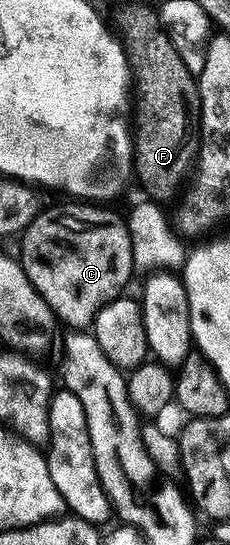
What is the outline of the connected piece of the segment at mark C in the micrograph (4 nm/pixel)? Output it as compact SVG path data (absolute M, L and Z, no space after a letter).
M65 201L62 207L49 207L38 211L25 230L20 232L21 268L27 273L31 285L43 297L43 301L57 319L61 318L69 329L89 329L93 319L112 299L122 298L129 278L135 274L132 259L131 237L126 220L113 211L105 211L101 205L86 205L81 201Z

